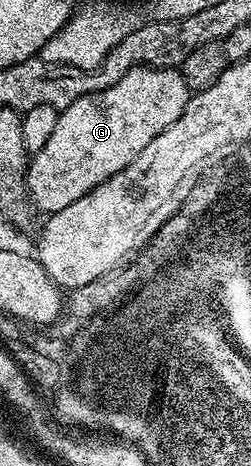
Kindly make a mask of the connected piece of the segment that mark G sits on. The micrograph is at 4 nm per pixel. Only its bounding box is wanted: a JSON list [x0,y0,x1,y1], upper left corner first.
[26,66,192,216]

